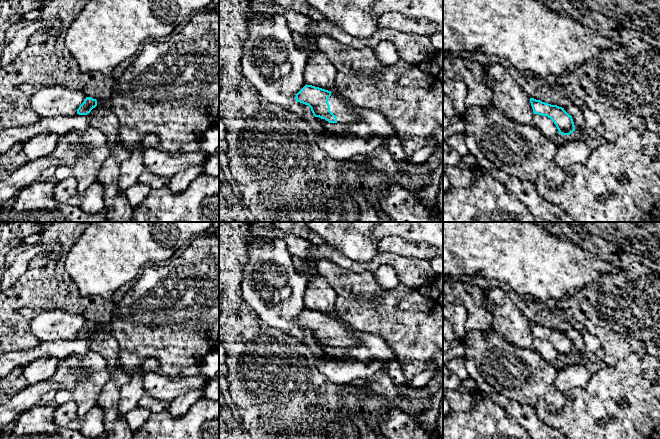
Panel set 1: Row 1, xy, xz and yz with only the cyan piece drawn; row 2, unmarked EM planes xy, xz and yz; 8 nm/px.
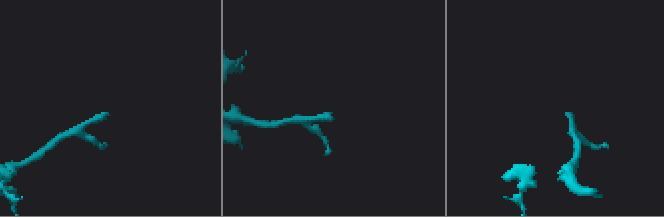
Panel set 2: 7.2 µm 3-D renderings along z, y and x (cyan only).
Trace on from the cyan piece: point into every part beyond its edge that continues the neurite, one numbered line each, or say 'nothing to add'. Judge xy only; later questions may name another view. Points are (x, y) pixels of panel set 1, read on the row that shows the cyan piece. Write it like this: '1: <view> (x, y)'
nothing to add

